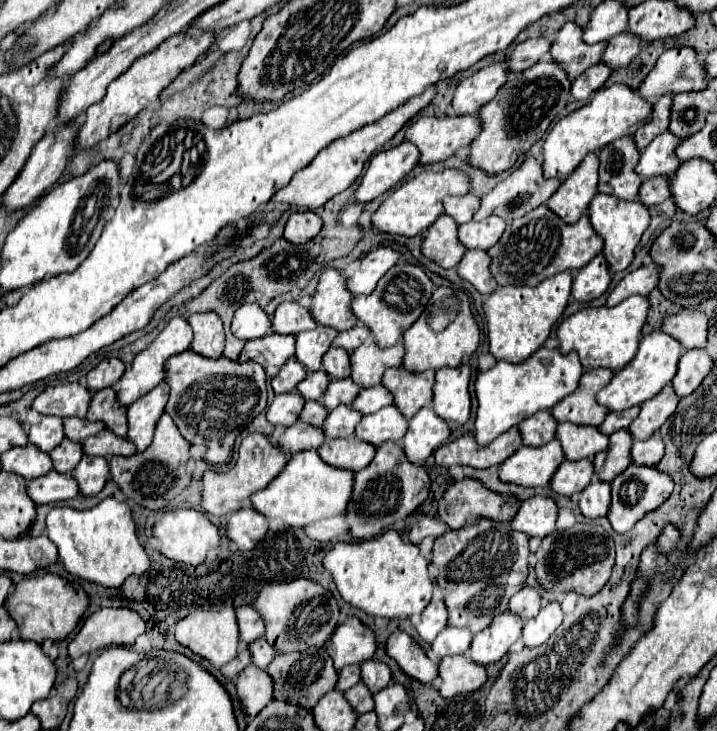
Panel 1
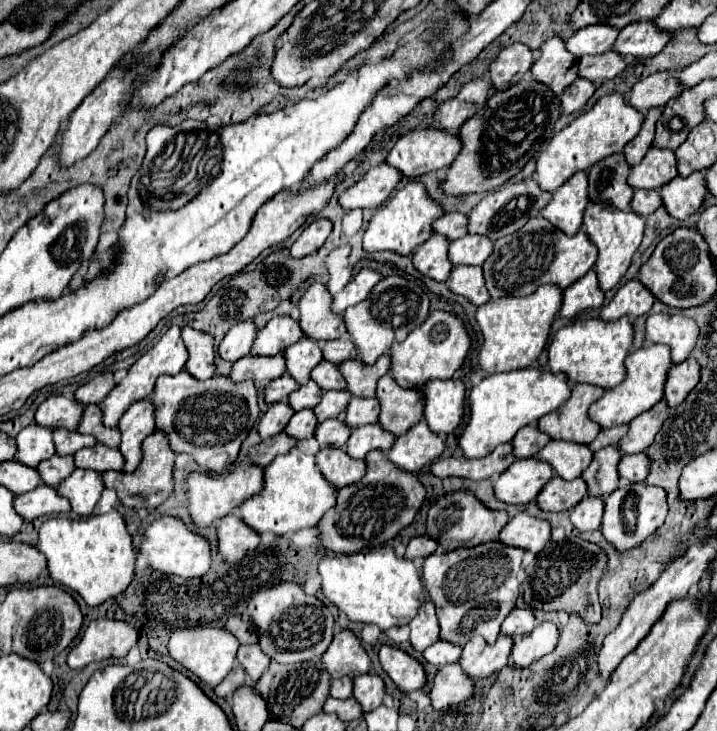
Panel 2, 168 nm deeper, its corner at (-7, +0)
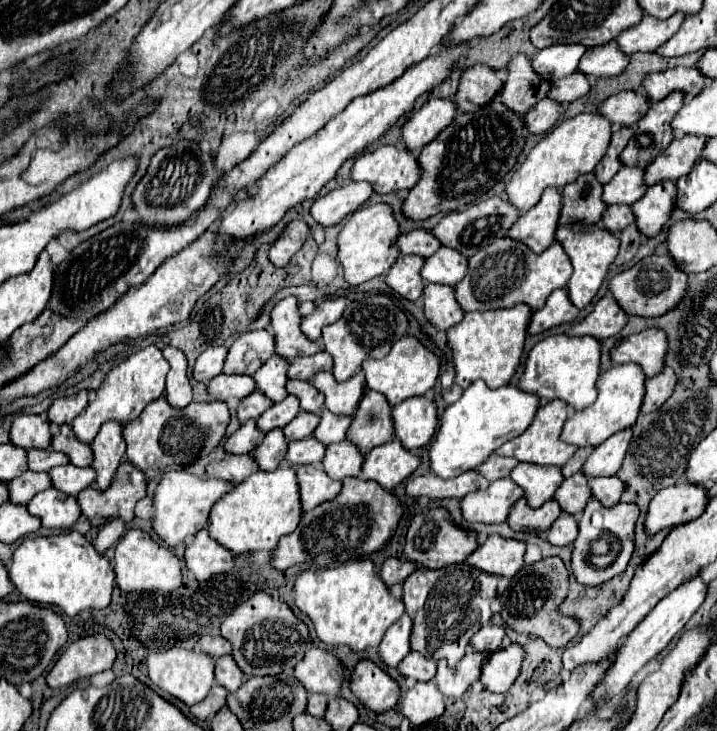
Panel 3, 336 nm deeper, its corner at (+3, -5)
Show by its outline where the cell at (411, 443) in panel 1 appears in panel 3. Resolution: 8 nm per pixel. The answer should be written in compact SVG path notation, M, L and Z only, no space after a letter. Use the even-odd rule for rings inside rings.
M398 439L374 447L362 465L362 477L374 479L386 489L394 489L400 481L404 481L408 475L416 471L420 465L420 459L412 455Z

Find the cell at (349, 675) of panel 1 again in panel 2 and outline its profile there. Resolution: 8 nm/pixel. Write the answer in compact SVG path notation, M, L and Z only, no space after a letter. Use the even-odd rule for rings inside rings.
M338 678L330 684L330 696L338 700L346 700L352 696L352 678Z

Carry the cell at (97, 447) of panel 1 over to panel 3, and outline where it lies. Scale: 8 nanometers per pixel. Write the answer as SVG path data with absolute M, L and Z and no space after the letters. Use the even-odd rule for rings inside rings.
M72 463L58 465L50 471L52 487L68 491L68 495L78 495L78 491L90 487L96 481L94 467L76 467Z

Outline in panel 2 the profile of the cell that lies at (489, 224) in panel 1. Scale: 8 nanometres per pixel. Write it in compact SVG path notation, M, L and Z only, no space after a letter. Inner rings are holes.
M464 236L460 240L450 242L448 260L452 266L480 266L492 252L492 240L486 236Z

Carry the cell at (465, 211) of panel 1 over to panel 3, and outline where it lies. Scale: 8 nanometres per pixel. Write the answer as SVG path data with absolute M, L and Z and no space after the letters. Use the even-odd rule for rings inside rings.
M416 229L416 231L404 233L398 239L398 247L400 247L402 255L430 257L430 255L434 255L442 247L442 243L432 235L432 231L428 231L428 229Z

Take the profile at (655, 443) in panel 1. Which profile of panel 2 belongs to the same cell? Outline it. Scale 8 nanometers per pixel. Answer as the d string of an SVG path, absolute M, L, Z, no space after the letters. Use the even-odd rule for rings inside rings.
M628 454L622 456L618 462L618 476L634 484L644 482L648 470L650 470L650 462L644 454Z

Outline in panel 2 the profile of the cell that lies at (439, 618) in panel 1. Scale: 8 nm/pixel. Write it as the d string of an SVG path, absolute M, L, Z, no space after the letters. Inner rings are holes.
M424 600L416 618L412 618L408 626L410 626L410 644L416 652L422 652L426 646L432 646L432 642L438 640L440 632L434 604L430 600Z

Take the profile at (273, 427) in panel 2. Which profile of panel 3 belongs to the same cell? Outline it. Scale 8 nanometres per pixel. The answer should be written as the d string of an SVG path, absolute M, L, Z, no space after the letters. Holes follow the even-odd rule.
M250 419L250 421L246 421L234 435L230 435L230 437L224 441L224 447L226 447L226 451L236 453L236 455L240 455L240 453L250 453L250 451L254 451L254 449L258 447L258 443L260 443L262 439L264 439L264 433L258 429L256 421Z

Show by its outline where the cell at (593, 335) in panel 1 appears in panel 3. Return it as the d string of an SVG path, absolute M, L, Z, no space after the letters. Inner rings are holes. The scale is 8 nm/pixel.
M550 335L538 341L528 353L524 375L520 379L520 389L528 393L536 393L540 399L562 399L570 403L576 411L588 407L598 395L598 377L600 377L600 353L602 343L596 337L570 337Z

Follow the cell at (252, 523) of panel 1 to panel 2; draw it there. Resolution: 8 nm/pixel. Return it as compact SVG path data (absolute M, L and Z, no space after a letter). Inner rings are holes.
M228 514L218 522L216 534L218 534L218 554L226 562L240 562L246 554L254 552L260 542L260 536L234 514Z

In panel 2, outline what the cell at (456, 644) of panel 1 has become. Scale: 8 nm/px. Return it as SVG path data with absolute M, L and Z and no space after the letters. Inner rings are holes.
M436 640L432 646L428 646L428 648L422 652L424 660L430 662L430 664L434 664L436 668L458 662L460 654L462 654L462 648L460 648L460 646L454 646L454 644L450 644L450 642L442 642L442 640Z

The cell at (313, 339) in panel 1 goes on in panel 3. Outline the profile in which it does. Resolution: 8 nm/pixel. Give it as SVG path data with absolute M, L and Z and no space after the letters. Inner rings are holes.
M272 355L252 377L258 383L258 391L268 395L274 403L284 401L288 397L286 381L288 381L290 361L280 355Z

